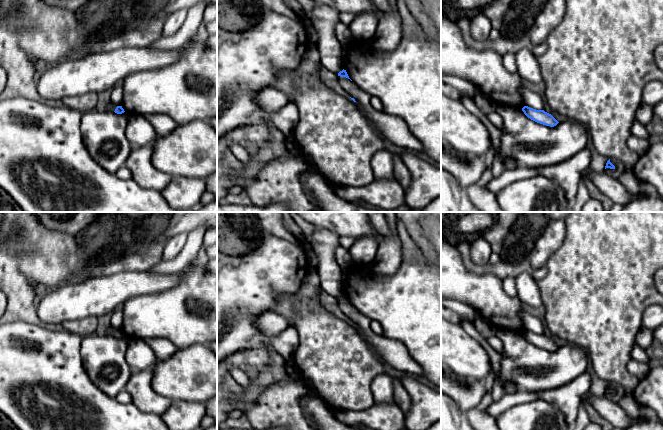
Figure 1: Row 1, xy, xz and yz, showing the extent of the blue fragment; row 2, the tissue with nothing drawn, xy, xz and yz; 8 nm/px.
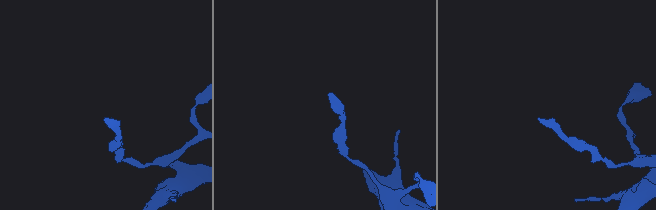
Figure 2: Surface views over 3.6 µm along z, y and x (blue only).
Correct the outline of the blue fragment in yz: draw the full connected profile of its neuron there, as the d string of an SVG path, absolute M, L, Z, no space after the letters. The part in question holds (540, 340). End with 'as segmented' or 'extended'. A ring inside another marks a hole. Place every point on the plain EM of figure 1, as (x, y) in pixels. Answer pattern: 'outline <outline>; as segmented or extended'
outline M528 330L522 332L524 338L531 344L550 351L556 350L559 346L544 334L536 334Z; as segmented

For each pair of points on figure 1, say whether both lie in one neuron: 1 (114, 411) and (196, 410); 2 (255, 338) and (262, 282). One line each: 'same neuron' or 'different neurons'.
1: different neurons
2: same neuron

